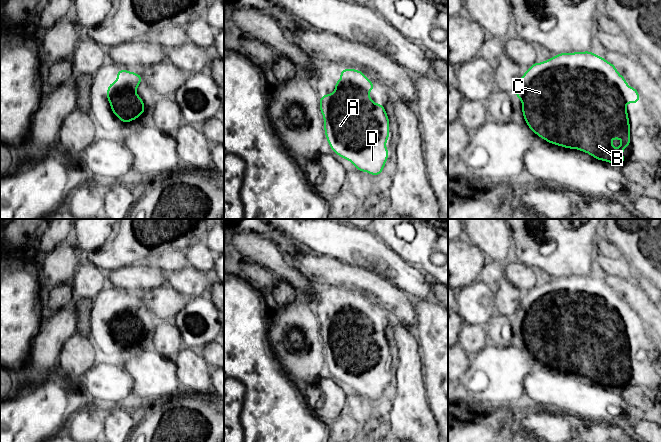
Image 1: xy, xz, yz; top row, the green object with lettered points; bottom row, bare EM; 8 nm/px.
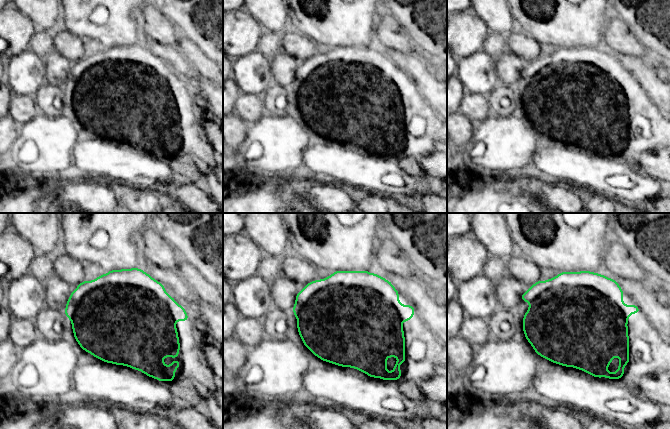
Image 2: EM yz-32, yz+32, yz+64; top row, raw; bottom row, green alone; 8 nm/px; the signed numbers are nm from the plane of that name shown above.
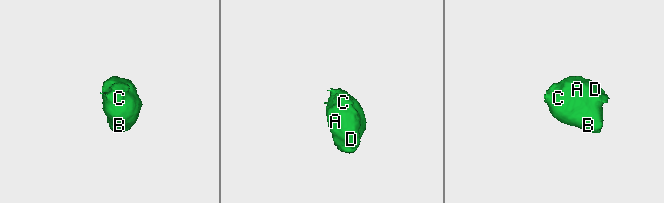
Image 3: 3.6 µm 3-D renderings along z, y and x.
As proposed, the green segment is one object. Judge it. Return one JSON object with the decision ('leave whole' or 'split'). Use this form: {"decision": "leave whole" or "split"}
{"decision": "leave whole"}

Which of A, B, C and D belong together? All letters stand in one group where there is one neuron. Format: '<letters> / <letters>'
A B C D

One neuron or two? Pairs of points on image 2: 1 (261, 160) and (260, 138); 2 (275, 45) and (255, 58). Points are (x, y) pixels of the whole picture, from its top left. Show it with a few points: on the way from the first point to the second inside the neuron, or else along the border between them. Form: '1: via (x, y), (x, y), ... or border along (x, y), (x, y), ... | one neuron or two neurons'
1: via (261, 155), (261, 143) | one neuron
2: border along (259, 50), (266, 58) | two neurons

